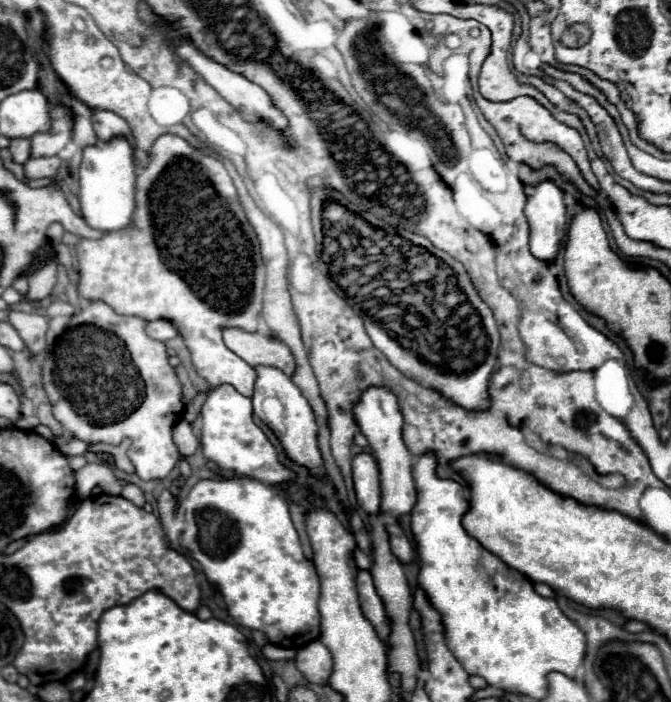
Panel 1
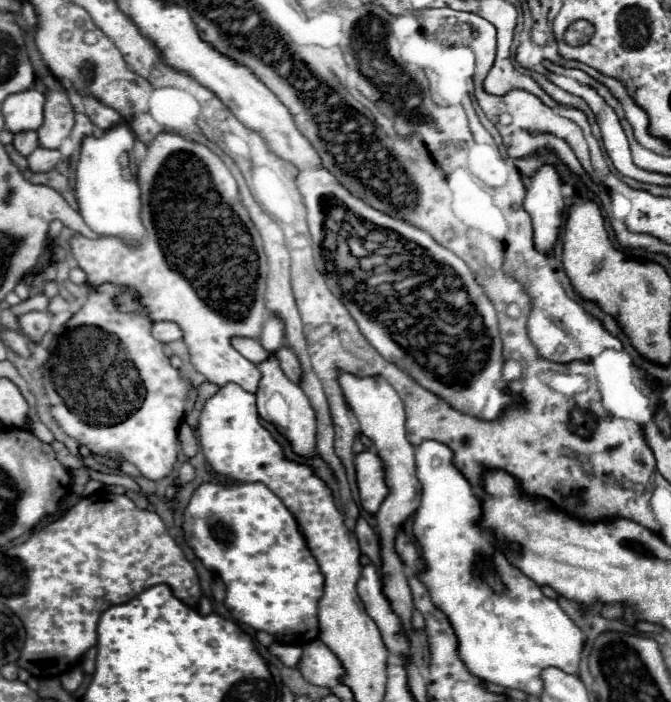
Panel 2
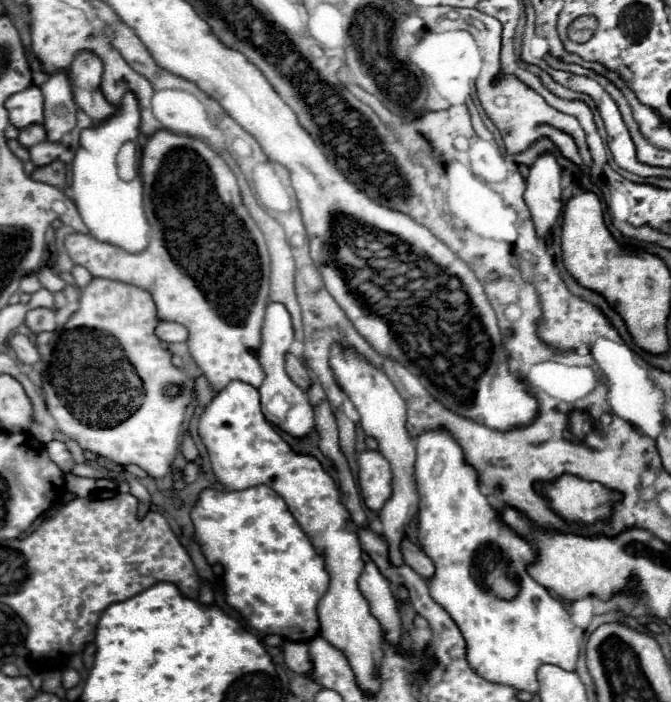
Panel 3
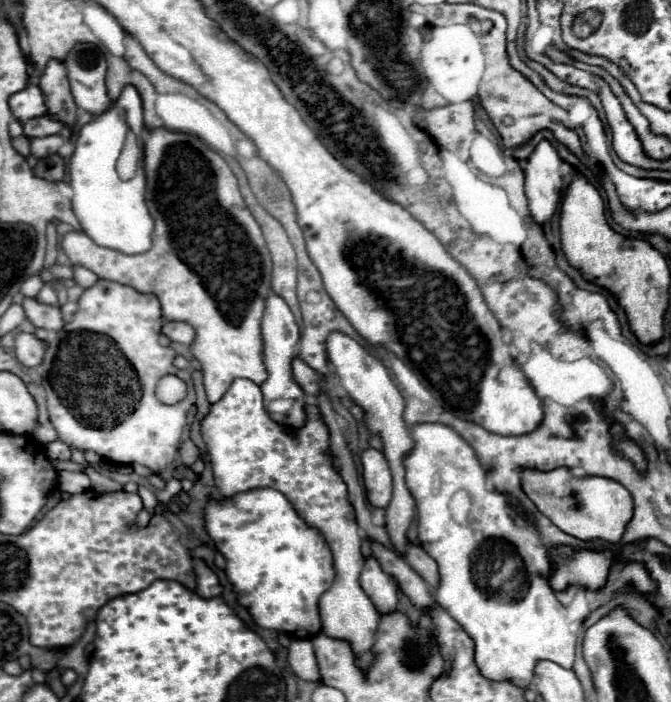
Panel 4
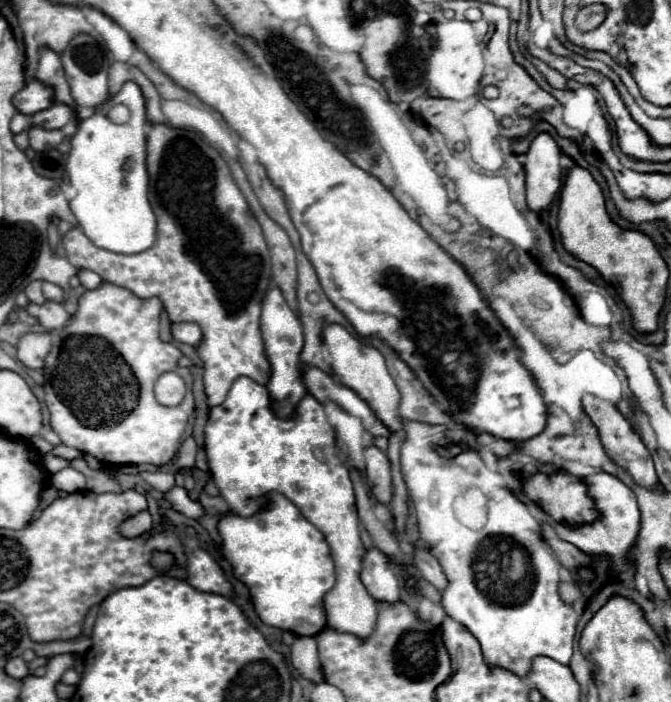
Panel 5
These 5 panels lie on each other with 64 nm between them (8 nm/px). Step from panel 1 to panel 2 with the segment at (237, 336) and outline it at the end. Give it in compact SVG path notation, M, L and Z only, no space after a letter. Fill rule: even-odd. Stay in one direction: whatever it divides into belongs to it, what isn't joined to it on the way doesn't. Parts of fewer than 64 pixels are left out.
M234 338L232 344L234 344L234 348L236 348L242 356L246 356L246 358L248 358L250 362L254 362L254 364L260 364L260 362L266 360L266 356L268 356L268 352L262 348L262 344L260 344L258 340L252 340L252 338ZM282 348L278 354L278 360L280 360L280 366L284 370L284 374L292 380L292 382L300 382L302 378L302 368L300 368L300 362L296 358L296 354L290 350L290 348Z

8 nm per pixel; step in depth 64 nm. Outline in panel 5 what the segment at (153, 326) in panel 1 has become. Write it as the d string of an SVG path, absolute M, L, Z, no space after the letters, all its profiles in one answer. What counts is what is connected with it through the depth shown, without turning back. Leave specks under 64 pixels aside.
M190 322L172 324L172 336L174 336L174 340L190 344L190 346L198 346L202 342L200 326L198 324L190 324Z

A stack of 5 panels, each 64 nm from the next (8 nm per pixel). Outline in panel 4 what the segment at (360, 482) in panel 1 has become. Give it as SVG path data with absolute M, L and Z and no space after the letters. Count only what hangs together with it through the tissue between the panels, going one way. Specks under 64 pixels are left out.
M374 448L364 450L362 466L364 466L364 486L370 504L386 508L392 498L392 476L384 454Z

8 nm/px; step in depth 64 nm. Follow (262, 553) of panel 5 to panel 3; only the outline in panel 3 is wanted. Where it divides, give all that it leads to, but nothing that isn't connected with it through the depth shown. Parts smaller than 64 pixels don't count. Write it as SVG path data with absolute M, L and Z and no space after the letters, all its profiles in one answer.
M252 486L238 492L204 490L192 510L196 540L200 542L210 564L224 564L226 600L232 608L240 610L248 624L266 634L280 634L292 642L310 642L318 636L320 624L316 604L324 596L330 576L324 566L324 556L316 552L312 540L302 532L282 496L270 486Z

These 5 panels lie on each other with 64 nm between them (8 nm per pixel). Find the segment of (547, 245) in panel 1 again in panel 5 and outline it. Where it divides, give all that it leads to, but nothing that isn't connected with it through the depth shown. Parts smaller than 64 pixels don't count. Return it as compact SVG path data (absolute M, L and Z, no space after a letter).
M540 132L526 152L526 200L528 208L548 210L556 192L560 190L560 148L556 140Z

